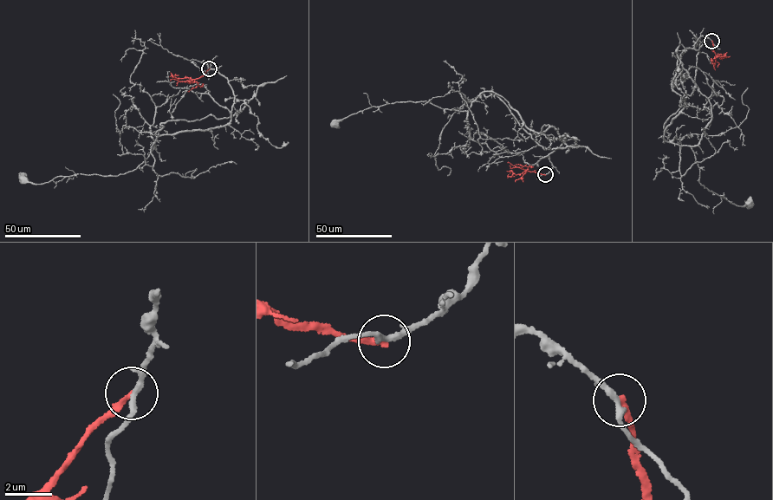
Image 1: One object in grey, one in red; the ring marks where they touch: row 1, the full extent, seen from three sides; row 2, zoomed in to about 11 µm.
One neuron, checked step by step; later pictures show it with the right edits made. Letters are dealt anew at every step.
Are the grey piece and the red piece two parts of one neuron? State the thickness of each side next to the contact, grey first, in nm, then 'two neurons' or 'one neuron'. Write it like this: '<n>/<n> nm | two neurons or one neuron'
200/240 nm | two neurons

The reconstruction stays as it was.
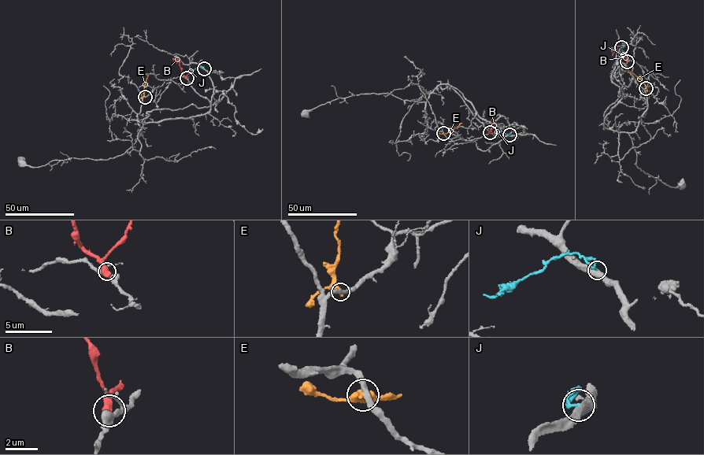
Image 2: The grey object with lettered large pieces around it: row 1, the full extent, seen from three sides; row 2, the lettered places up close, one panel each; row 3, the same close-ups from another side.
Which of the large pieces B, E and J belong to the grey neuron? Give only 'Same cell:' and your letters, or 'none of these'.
Same cell: none of these

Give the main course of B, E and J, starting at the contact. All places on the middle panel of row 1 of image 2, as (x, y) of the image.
B: (490, 132), (494, 125), (490, 120), (493, 120)
E: (443, 133), (462, 123)
J: (509, 135), (498, 132), (493, 135)

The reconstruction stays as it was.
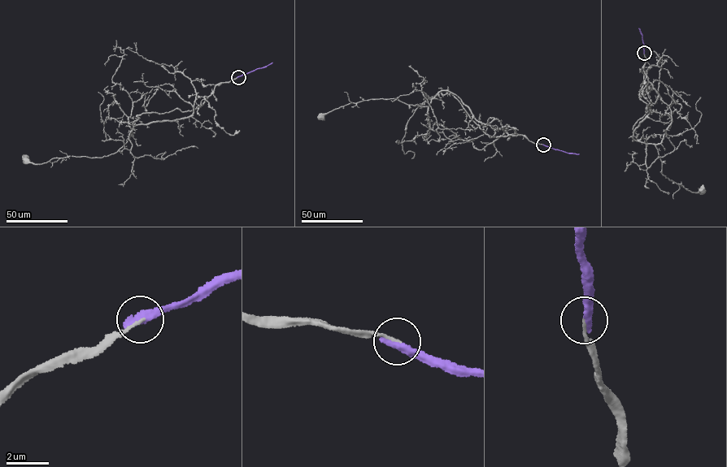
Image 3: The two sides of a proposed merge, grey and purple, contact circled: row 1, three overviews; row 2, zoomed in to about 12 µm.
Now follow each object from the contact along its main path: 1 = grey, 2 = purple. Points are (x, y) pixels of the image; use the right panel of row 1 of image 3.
1: (644, 53), (644, 73), (658, 94), (633, 131), (638, 140), (655, 145), (666, 178), (693, 192), (701, 191)
2: (644, 53), (638, 28)

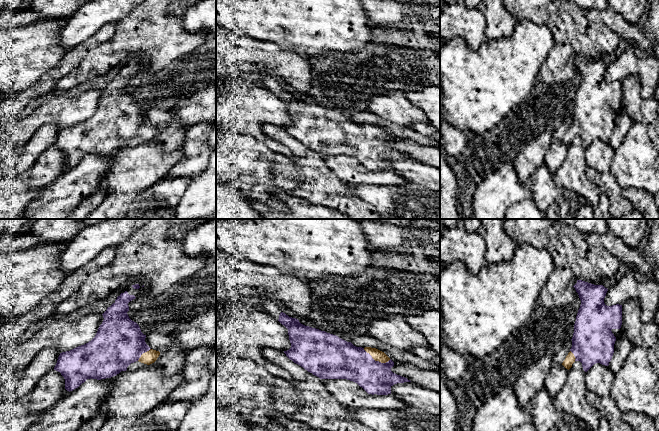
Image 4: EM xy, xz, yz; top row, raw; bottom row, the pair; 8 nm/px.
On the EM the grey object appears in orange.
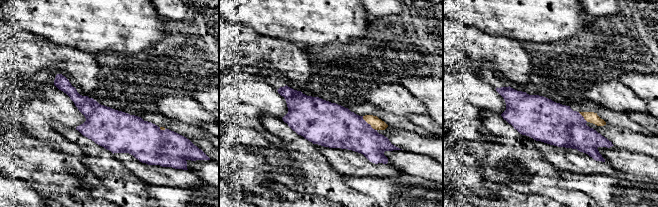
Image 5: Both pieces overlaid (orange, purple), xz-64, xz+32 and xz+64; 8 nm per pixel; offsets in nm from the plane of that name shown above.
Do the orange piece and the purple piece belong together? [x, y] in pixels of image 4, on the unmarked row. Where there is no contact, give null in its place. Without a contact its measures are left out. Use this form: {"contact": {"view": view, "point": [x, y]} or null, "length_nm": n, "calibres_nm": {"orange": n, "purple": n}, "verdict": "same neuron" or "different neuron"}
{"contact": {"view": "xz", "point": [377, 136]}, "length_nm": 240, "calibres_nm": {"orange": 90, "purple": 280}, "verdict": "same neuron"}

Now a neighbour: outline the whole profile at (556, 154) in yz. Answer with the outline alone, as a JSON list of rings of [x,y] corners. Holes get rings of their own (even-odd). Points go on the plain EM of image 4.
[[[553,140],[544,157],[544,165],[555,174],[563,164],[568,152],[568,145],[563,141]]]

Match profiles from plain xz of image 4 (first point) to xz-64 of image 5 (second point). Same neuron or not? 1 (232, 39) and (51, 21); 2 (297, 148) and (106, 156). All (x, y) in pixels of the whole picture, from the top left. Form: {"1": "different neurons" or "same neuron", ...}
{"1": "different neurons", "2": "same neuron"}

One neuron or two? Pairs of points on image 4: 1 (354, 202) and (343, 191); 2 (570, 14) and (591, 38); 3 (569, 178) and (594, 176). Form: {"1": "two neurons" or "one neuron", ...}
{"1": "one neuron", "2": "one neuron", "3": "two neurons"}

